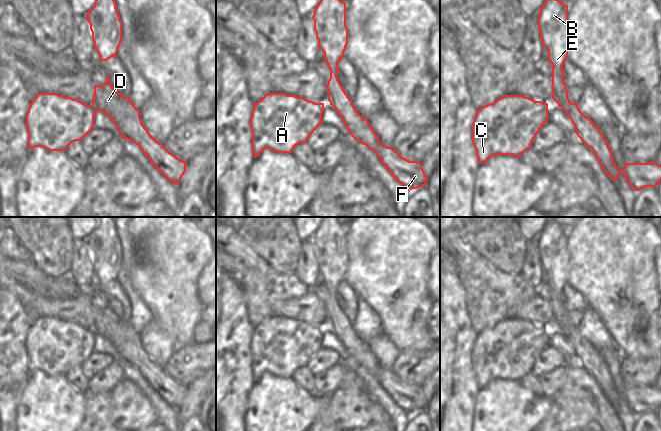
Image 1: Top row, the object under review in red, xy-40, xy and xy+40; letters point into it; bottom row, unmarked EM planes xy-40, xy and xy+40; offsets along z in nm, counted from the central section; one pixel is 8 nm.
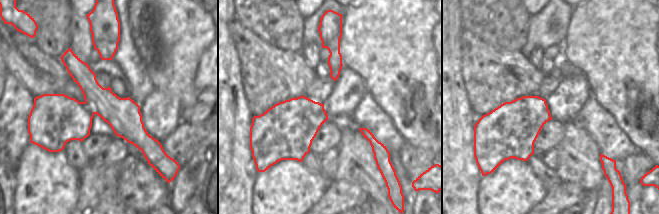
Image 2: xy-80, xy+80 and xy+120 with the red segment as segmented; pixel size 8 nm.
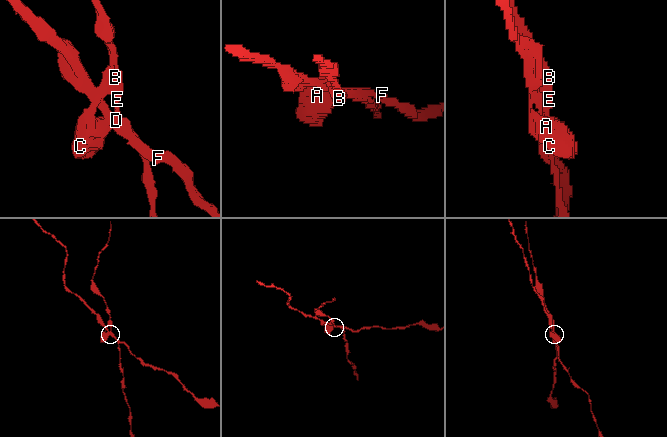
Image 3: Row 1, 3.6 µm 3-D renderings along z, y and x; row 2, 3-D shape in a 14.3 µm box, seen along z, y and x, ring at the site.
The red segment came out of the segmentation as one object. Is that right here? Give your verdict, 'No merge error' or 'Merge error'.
Merge error

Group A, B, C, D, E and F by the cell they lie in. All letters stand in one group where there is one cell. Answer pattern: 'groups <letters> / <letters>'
groups A B C E / D F

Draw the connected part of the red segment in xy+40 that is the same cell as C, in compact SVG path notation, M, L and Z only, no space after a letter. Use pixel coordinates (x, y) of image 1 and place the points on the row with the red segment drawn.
M505 95L476 112L472 142L479 163L493 155L520 157L548 121L548 103L523 95Z

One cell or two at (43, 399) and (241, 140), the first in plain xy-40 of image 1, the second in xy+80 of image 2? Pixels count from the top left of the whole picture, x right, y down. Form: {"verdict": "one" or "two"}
{"verdict": "two"}

